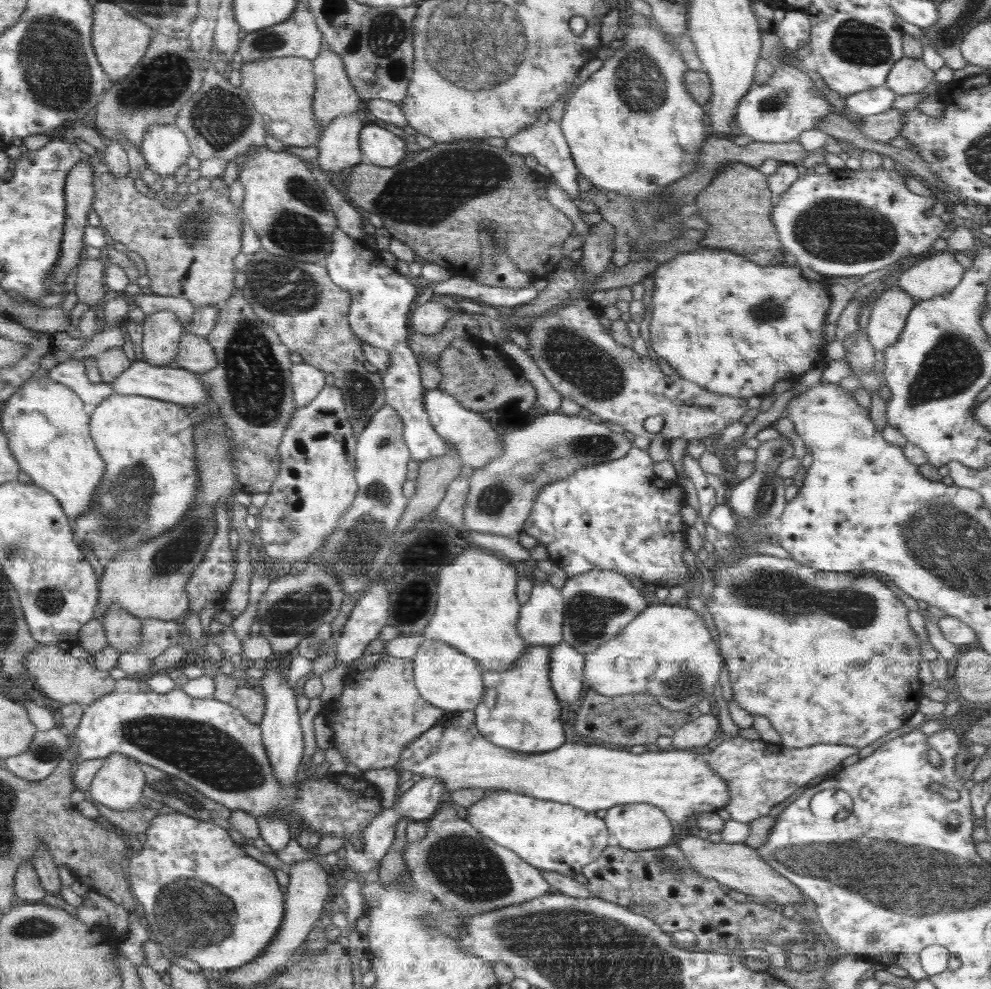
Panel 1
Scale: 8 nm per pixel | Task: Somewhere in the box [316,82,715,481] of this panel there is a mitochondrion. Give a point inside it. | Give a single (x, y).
(415, 195)

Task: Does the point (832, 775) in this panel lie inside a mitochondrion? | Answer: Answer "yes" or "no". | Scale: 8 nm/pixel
no

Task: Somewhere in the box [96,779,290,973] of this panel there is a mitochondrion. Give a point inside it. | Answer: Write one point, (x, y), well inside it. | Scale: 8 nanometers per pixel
(194, 915)

